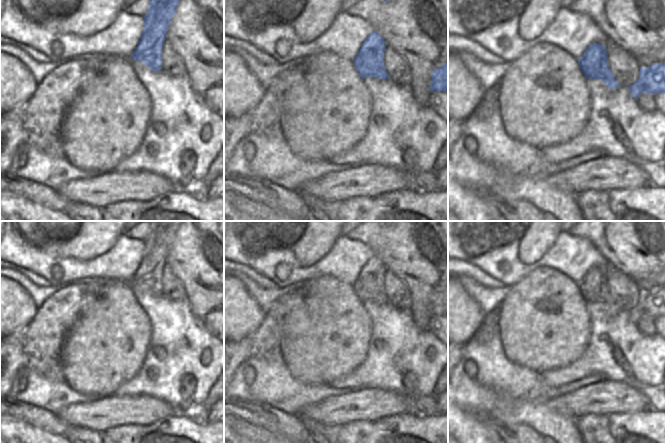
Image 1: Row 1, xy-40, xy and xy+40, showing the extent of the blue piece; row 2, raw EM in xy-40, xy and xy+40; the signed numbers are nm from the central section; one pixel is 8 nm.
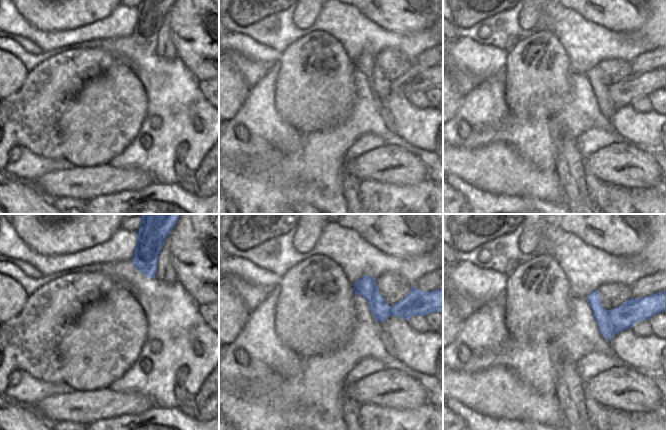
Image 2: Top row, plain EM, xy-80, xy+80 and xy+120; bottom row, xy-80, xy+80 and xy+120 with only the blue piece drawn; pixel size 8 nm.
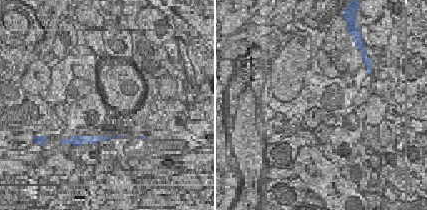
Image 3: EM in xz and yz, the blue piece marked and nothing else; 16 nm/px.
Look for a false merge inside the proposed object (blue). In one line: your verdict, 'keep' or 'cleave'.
cleave

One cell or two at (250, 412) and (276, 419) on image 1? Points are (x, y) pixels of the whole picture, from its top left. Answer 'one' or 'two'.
one

